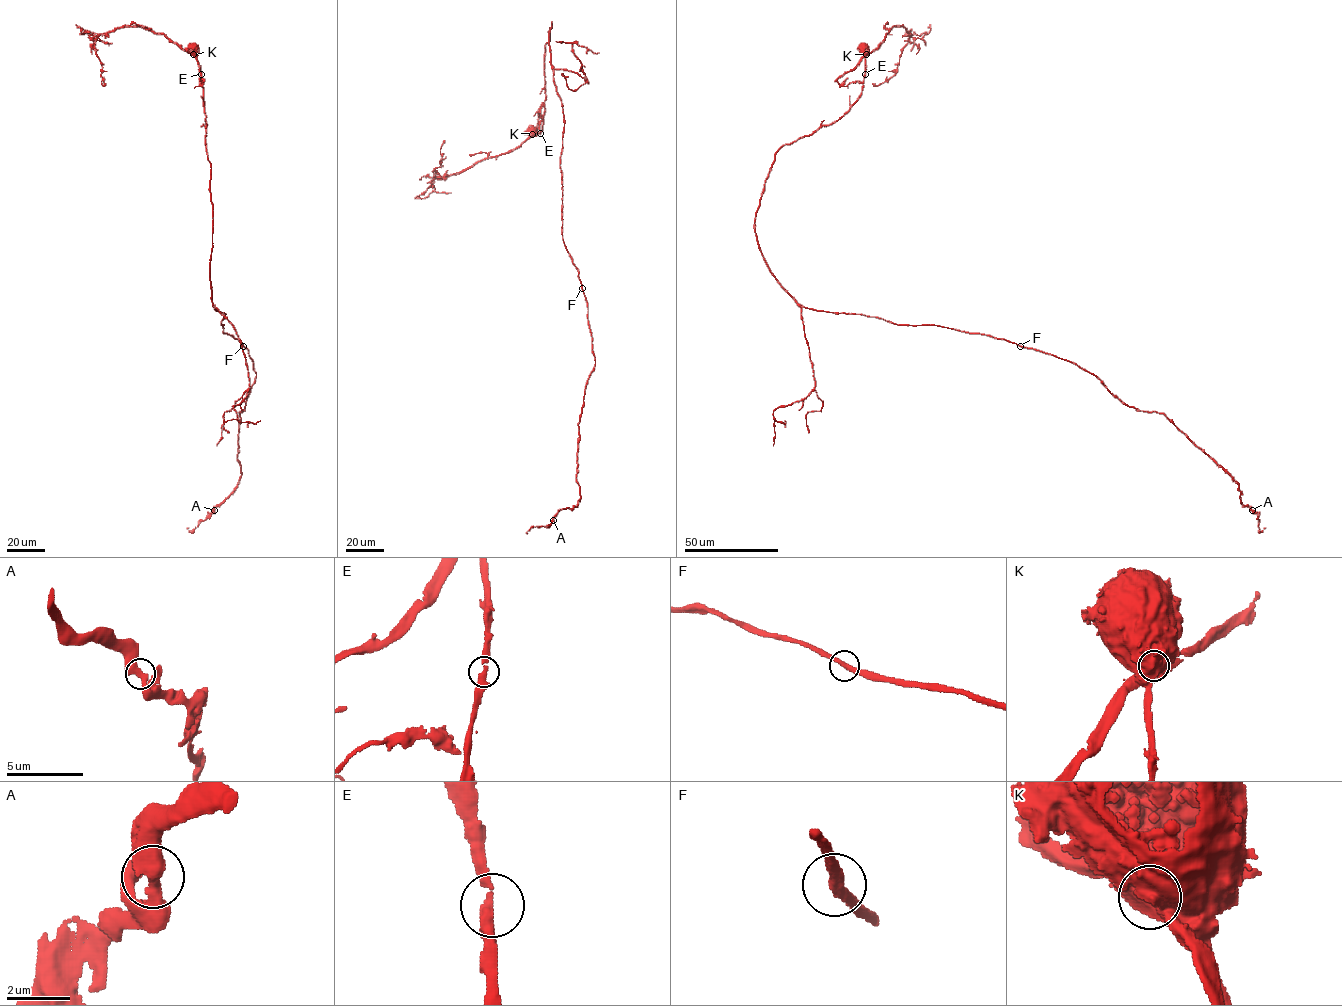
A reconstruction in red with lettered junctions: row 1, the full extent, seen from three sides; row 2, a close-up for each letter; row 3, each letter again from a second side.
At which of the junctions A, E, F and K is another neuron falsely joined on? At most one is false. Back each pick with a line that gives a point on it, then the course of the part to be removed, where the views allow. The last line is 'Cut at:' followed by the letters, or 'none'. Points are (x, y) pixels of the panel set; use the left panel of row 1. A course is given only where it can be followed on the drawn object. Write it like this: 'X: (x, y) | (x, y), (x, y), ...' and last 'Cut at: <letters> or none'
K: (193, 54) | (193, 54), (163, 34), (142, 27), (115, 28), (100, 34), (95, 43), (102, 67), (101, 84), (105, 83)
Cut at: K

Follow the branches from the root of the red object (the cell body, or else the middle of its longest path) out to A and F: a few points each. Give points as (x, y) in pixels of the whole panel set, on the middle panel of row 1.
A: (531, 130), (542, 130), (552, 23), (564, 122), (563, 240), (595, 360), (579, 424), (580, 499), (553, 520)
F: (531, 130), (542, 130), (545, 48), (552, 23), (550, 64), (564, 122), (560, 162), (563, 240), (582, 288)

